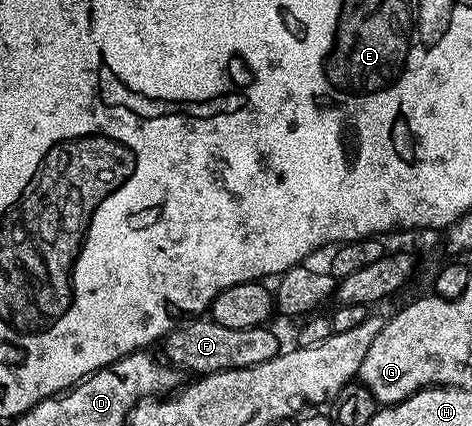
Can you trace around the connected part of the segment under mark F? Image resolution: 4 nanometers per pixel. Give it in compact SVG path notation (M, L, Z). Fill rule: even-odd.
M186 320L175 325L161 343L165 361L178 367L179 371L191 370L191 375L205 376L221 370L252 368L272 360L280 352L278 338L270 331L269 325L256 328L224 328L213 320ZM206 321L206 322L202 322Z

